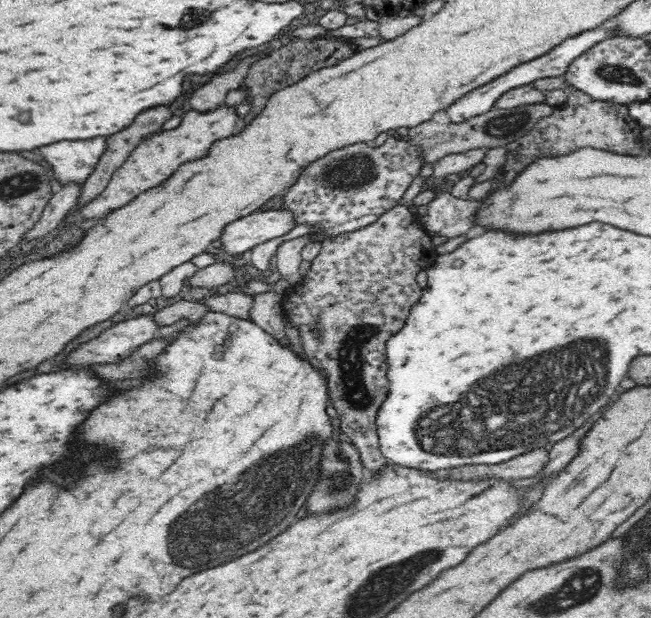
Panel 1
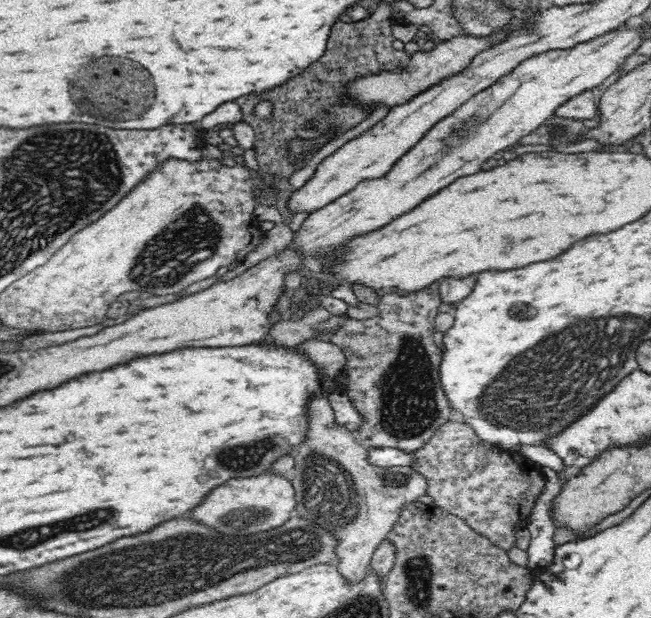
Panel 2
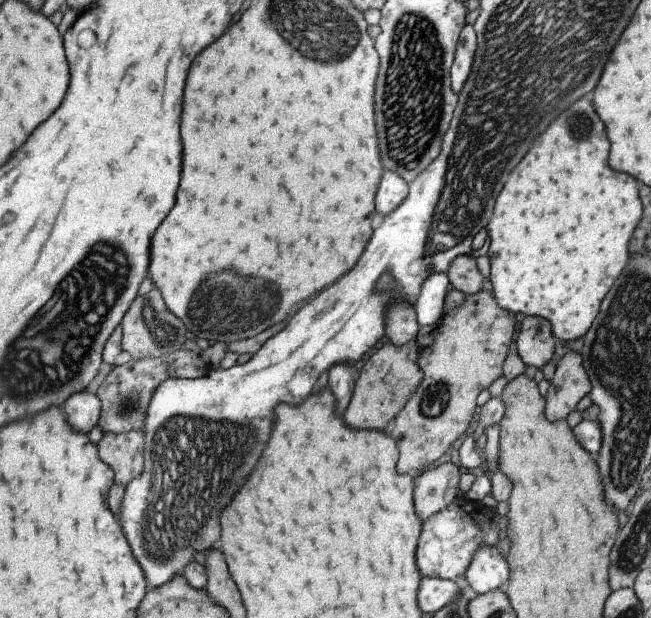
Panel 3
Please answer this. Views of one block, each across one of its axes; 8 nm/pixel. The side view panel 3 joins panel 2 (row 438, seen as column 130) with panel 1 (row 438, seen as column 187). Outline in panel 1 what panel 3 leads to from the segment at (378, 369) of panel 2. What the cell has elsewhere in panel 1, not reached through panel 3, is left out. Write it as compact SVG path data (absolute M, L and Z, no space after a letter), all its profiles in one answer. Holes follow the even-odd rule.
M398 204L370 226L324 239L319 254L311 261L308 273L282 297L282 315L292 326L296 326L309 363L323 372L329 400L339 416L340 428L349 436L360 453L362 464L372 474L380 472L388 464L379 447L376 424L378 410L388 396L386 342L402 330L410 308L422 296L422 289L416 283L416 274L426 270L430 263L434 264L438 255L430 234L422 227L419 218L410 212L409 205Z

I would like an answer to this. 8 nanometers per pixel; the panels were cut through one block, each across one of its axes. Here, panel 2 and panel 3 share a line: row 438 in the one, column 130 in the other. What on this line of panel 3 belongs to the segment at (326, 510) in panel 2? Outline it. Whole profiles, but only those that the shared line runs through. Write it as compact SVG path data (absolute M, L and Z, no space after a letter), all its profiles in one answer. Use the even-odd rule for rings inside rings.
M156 287L142 296L137 296L123 316L120 324L123 330L121 345L135 361L146 357L161 357L184 349L186 344L186 325L182 324L171 310L168 310L162 293Z

